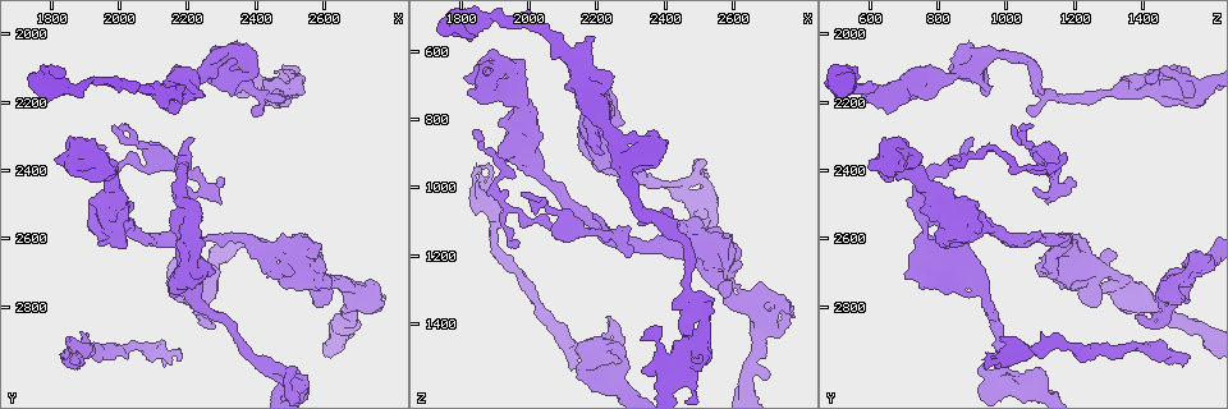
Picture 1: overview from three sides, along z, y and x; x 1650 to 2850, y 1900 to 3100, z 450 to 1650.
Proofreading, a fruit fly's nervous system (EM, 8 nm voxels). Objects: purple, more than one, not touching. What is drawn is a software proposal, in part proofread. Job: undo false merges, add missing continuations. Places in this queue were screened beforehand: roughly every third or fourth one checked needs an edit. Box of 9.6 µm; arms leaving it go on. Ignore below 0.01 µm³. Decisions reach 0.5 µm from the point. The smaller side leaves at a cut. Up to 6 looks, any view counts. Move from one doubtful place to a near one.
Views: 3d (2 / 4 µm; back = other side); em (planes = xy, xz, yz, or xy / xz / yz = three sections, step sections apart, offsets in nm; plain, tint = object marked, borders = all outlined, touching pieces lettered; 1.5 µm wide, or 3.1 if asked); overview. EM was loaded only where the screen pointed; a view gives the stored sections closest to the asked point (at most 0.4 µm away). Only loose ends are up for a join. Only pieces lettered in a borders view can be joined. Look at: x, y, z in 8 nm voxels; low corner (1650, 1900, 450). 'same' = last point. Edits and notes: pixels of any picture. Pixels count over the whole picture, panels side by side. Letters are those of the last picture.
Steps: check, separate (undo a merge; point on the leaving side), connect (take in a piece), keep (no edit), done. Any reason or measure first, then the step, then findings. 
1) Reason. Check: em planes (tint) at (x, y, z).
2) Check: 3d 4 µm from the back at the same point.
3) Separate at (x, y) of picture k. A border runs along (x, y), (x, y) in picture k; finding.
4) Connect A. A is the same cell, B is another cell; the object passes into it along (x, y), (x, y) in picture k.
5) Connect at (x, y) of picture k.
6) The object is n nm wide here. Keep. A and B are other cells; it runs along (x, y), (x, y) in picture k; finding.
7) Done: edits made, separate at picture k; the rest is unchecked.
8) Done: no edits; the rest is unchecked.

Free end. Check: 3d 2 µm at (1860, 2320, 640).

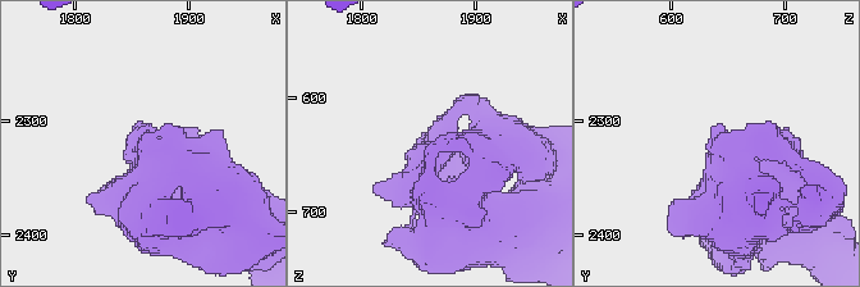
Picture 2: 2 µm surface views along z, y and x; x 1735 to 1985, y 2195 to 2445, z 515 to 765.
Check: em planes (borders) at (1864, 2316, 640).

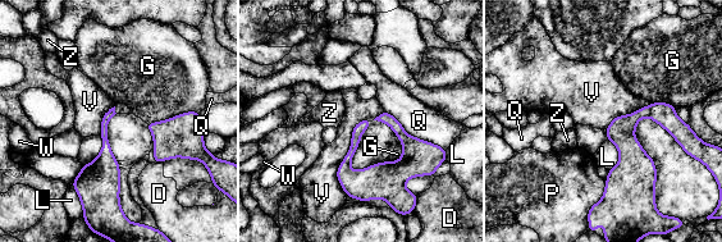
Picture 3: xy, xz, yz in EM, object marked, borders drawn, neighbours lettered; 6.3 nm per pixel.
Keep. D, G, L, P, Q, V, W and Z are other cells; it runs along (671, 109), (627, 126), (606, 199) in picture 3; none of them fits.

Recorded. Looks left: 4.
Sudden change in width. Check: em xz step 4 (borders) at (1870, 2940, 1050).

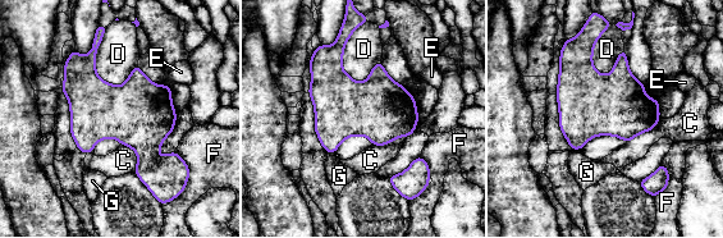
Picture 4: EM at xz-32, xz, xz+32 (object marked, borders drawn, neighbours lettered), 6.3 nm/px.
The longest contact is with D, 380 nm. Keep. C, D, E, F and G are other cells; a border runs along (572, 149), (581, 150) in picture 4; one neuron here.

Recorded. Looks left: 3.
Branch point. Check: 3d 2 µm at (2430, 2190, 1120).

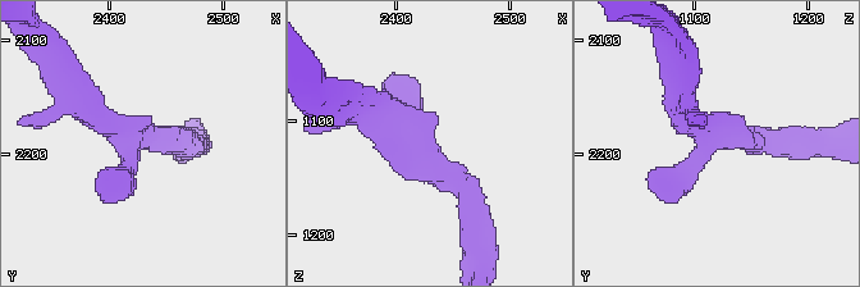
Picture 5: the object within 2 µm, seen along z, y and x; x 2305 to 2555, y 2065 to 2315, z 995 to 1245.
Check: em planes (tint) at (2420, 2180, 1126).

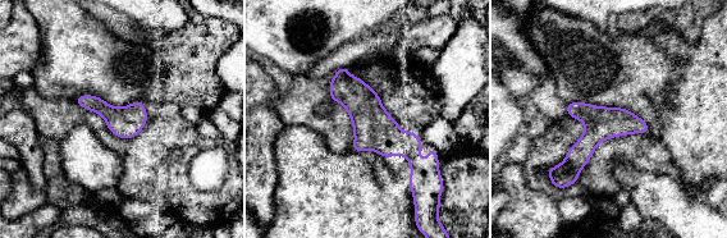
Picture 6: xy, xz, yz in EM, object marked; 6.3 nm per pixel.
What lies round it. Check: em planes (borders) at the same point.

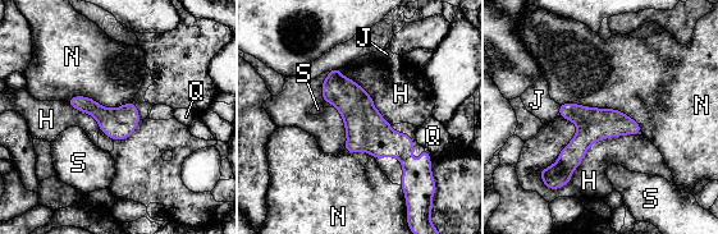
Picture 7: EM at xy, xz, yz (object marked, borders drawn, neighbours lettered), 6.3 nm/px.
Keep. H, J, N, Q and S are other cells; it runs along (333, 73), (412, 165), (425, 160) in picture 7; one neuron here.

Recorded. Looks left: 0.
Done: no edits; the rest is unchecked.

